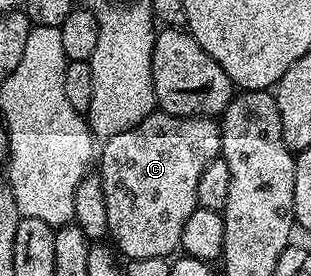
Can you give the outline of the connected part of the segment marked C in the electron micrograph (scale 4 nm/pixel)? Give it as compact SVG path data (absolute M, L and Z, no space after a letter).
M162 111L150 113L144 121L137 123L137 127L121 131L121 135L113 135L102 142L97 157L97 176L103 181L105 191L105 212L109 214L107 232L110 240L115 240L114 248L124 258L170 258L179 249L181 231L189 215L199 208L197 181L201 179L201 171L205 171L205 167L220 156L222 148L218 120L210 117L174 117Z

